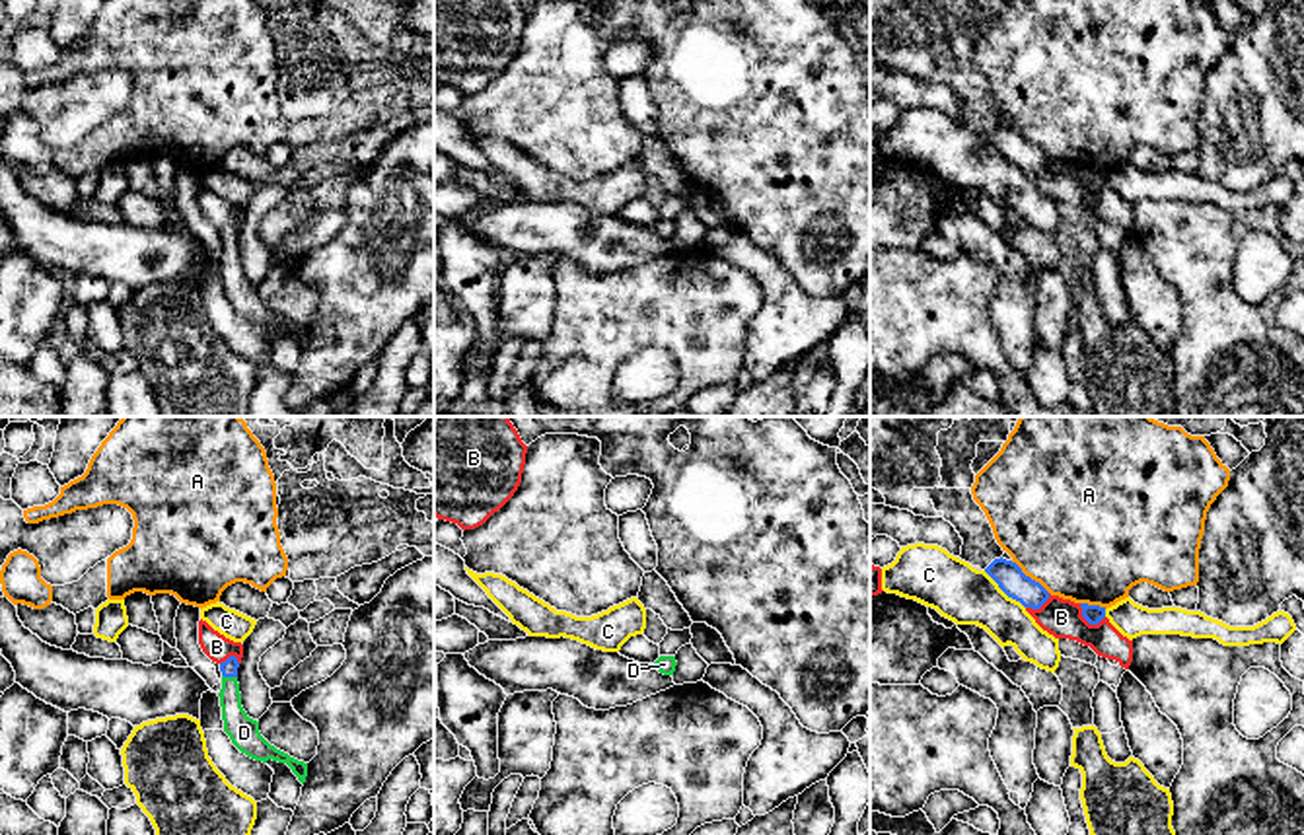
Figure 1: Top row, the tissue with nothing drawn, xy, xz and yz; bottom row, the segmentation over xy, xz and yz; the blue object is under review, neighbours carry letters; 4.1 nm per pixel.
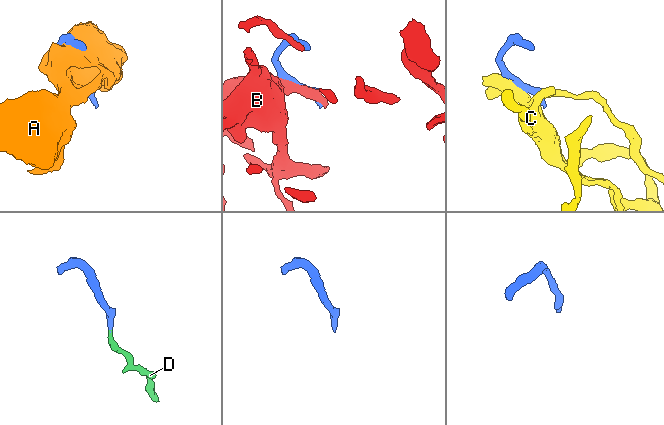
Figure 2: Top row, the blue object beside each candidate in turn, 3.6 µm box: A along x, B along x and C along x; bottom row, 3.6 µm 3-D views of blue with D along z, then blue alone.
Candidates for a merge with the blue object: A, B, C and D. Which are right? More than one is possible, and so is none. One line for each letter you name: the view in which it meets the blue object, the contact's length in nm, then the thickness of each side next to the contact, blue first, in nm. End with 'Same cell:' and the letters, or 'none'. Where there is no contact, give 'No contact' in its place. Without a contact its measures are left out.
D: Touches blue in xy. Shared border 70 nm. Thickness 70 nm (blue) against 130 nm
Same cell: D

